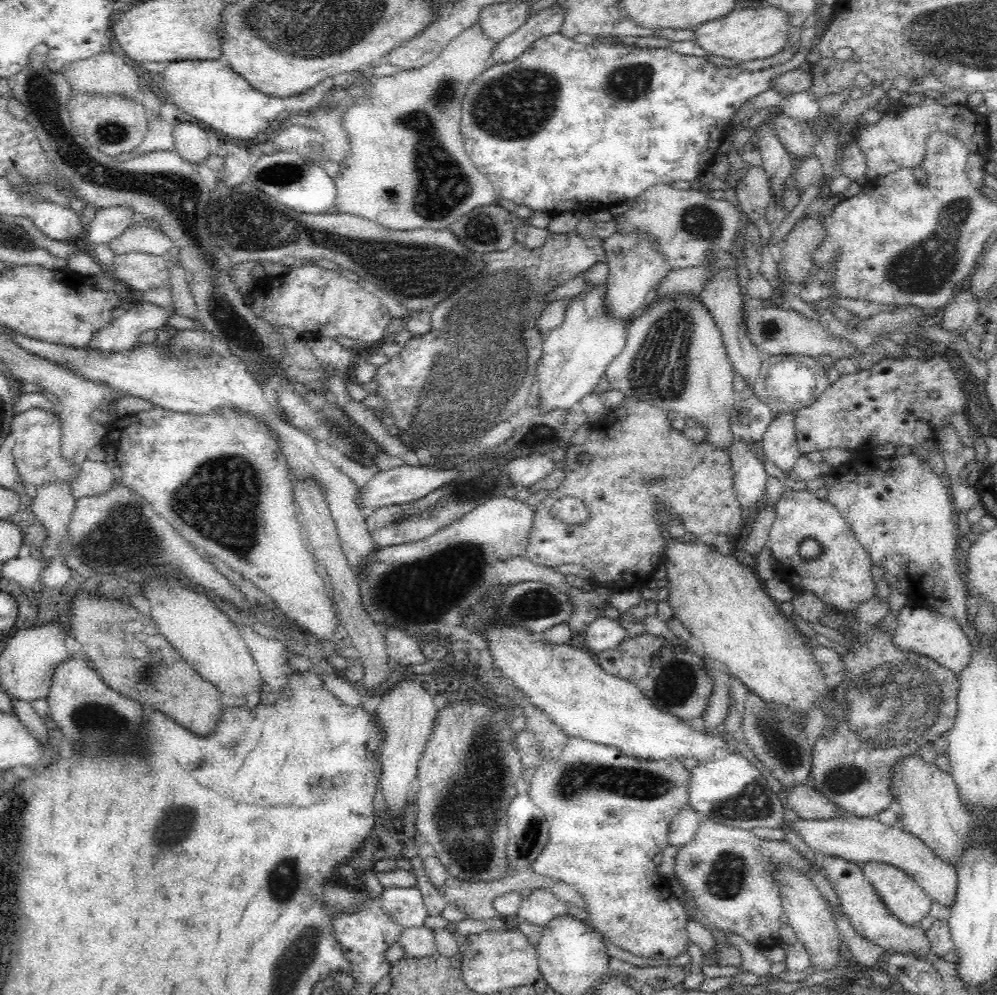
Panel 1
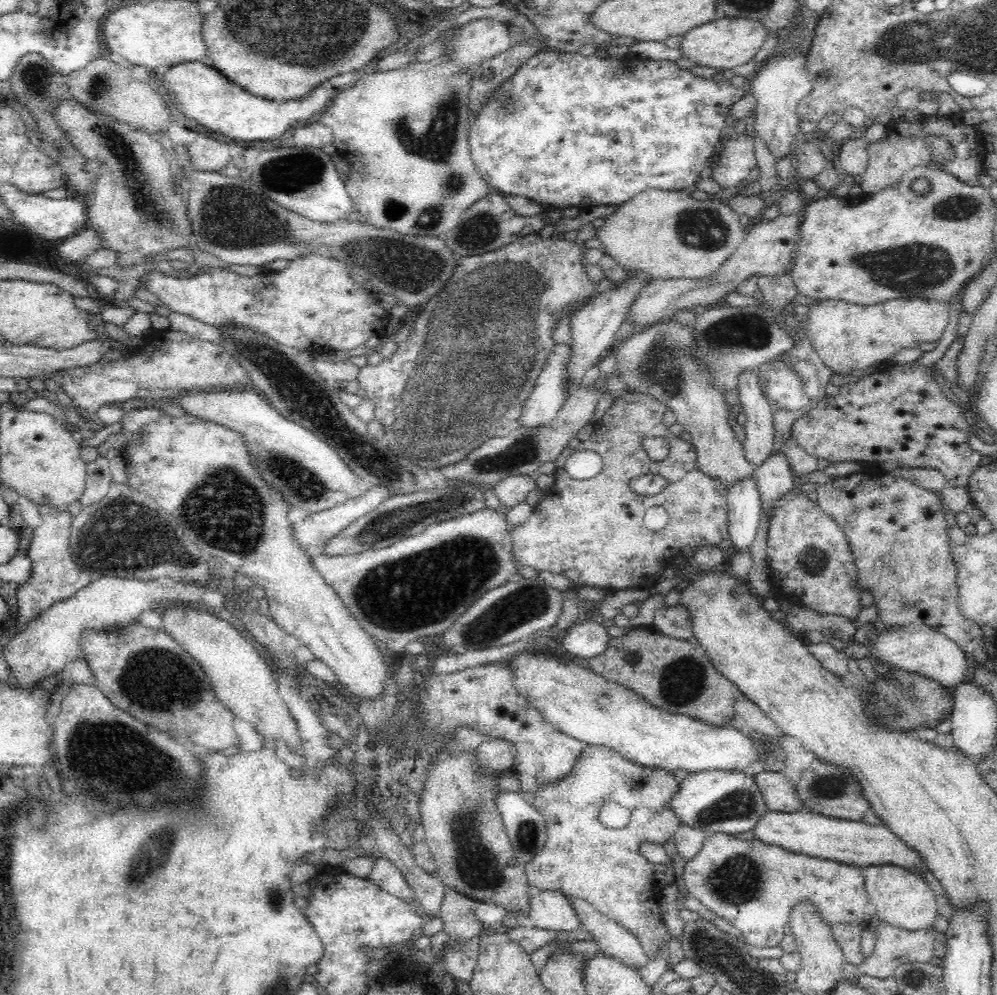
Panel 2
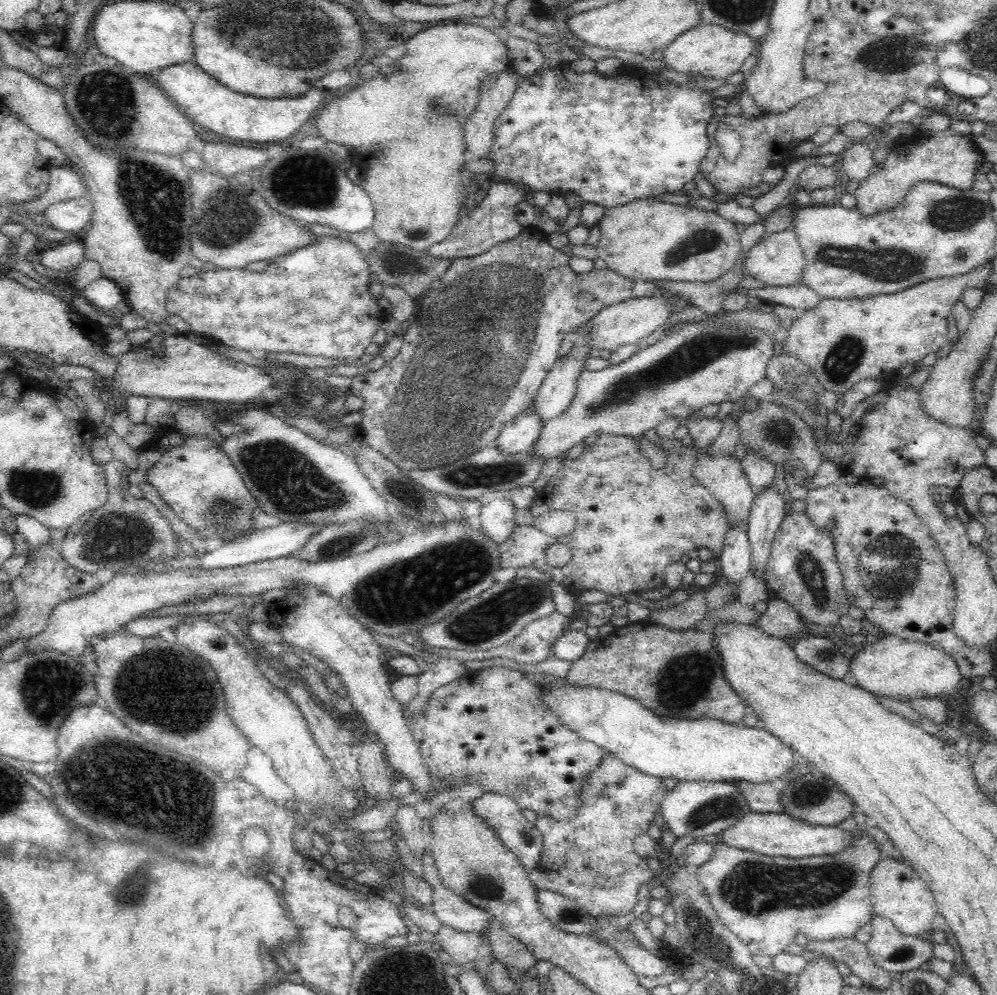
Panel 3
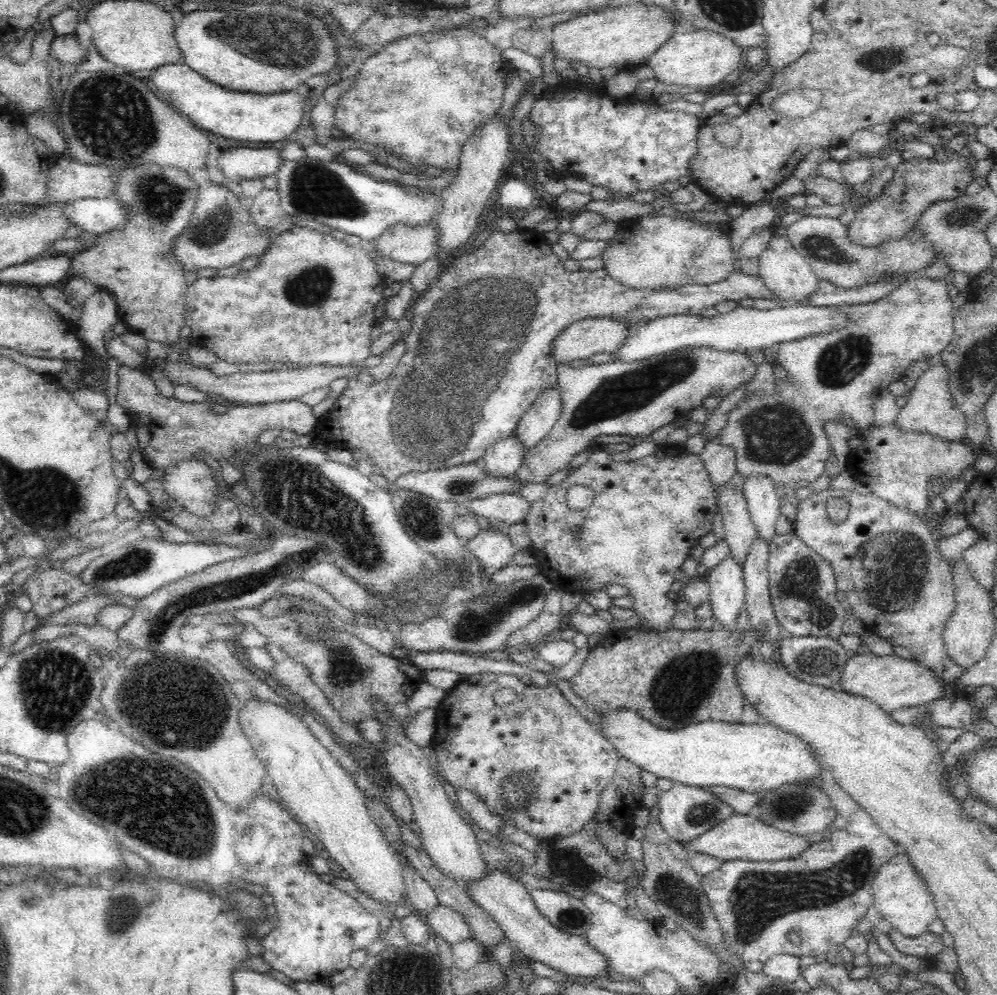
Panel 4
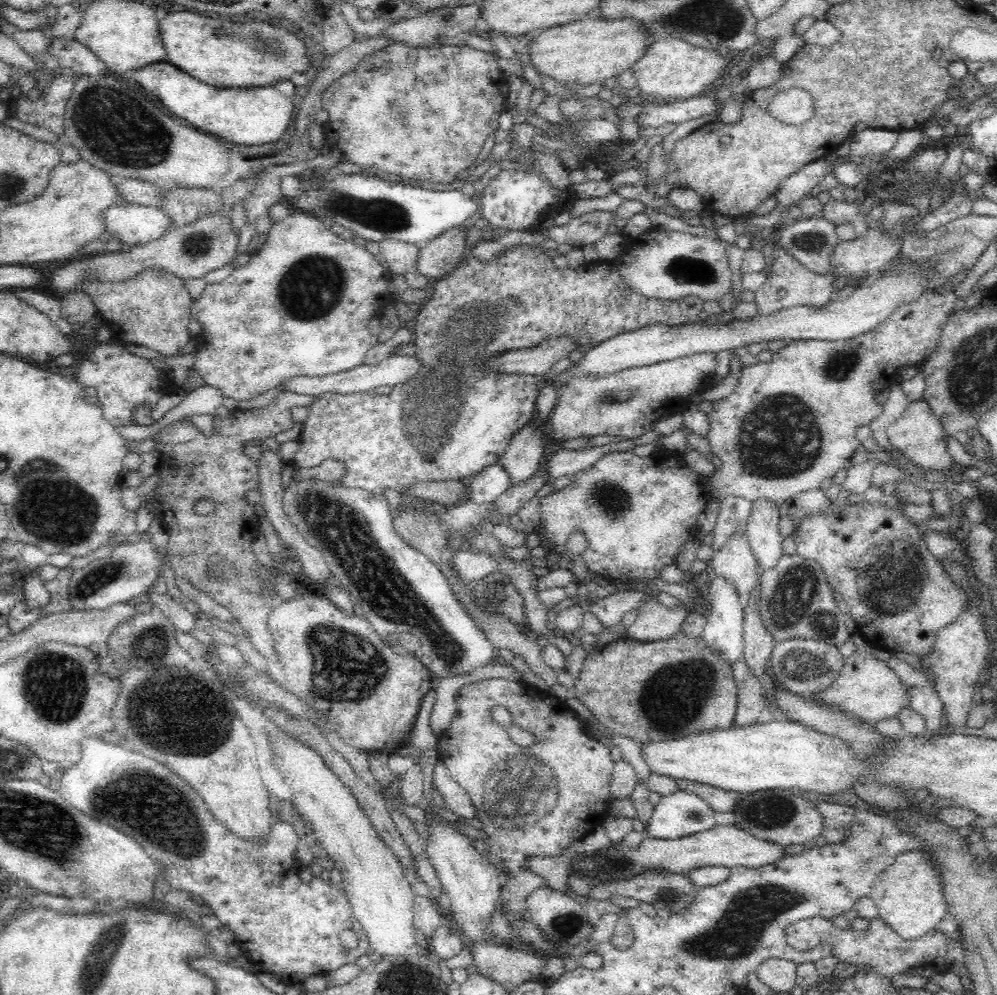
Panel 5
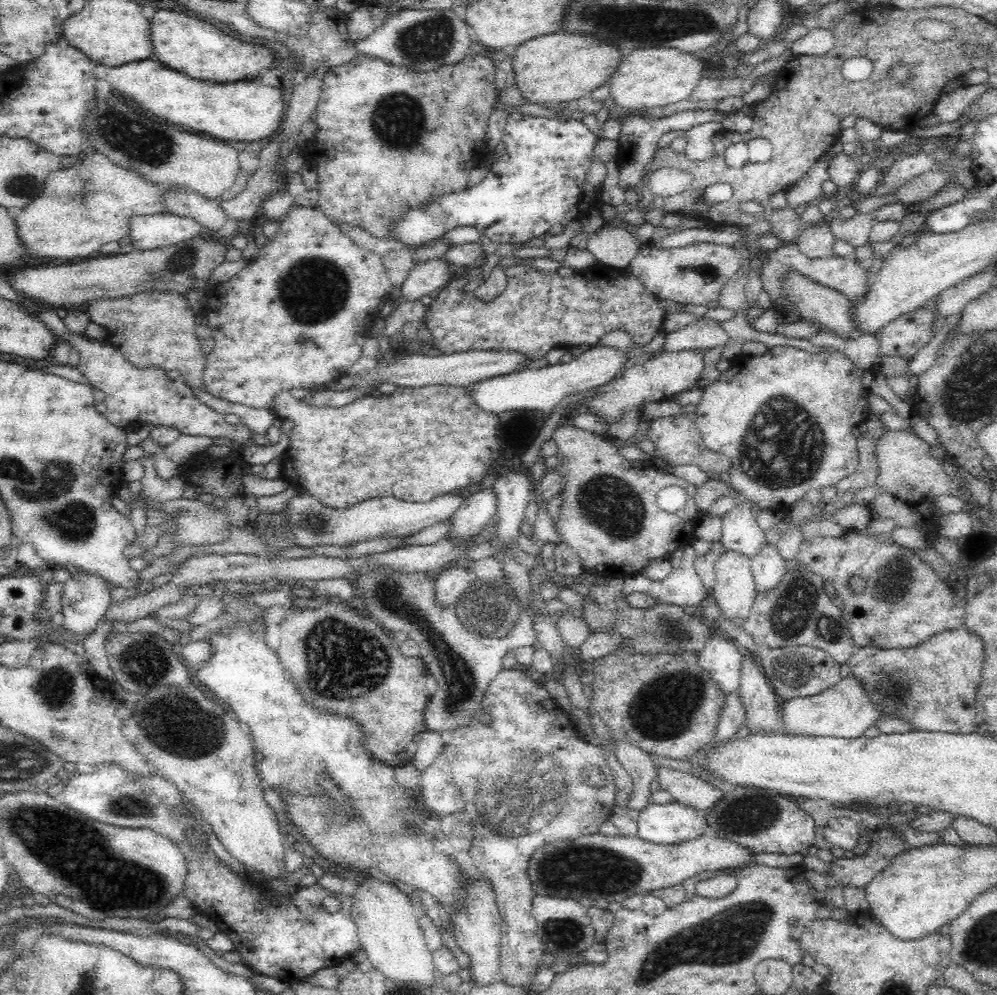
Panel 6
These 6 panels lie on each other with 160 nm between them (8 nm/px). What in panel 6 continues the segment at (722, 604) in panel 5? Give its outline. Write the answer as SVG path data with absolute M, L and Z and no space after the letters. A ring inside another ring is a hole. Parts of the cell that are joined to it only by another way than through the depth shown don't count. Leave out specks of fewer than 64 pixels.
M710 635L704 650L697 656L697 664L702 671L708 671L727 697L738 692L743 657L742 648L736 647L728 636Z

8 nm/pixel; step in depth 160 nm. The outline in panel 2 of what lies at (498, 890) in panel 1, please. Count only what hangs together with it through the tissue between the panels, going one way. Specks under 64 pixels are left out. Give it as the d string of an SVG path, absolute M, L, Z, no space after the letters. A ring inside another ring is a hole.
M452 887L445 888L441 909L435 917L442 920L440 931L448 935L450 943L463 945L484 930L472 911L477 903L480 902L465 897ZM567 897L567 899L580 918L582 927L592 935L601 952L636 970L650 963L651 959L643 951L636 935L624 929L618 922L598 913L594 906L584 899L576 897Z

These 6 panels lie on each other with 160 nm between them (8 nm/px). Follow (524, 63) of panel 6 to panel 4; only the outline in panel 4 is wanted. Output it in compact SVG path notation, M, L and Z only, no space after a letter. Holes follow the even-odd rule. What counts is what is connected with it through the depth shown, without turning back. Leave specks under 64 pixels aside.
M621 5L605 7L576 15L566 22L552 26L548 48L554 58L565 59L569 64L577 62L588 68L604 70L608 67L630 69L642 65L674 33L672 15L660 7Z

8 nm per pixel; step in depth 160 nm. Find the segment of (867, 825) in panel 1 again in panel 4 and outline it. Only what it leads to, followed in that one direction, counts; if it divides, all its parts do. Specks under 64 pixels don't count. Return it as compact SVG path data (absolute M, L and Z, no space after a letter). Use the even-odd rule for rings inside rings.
M732 814L727 820L720 822L704 834L700 834L699 838L690 840L690 842L678 843L687 852L706 854L722 863L732 862L732 860L762 862L794 859L809 848L808 840L802 836L793 836L788 832L781 832L772 826L763 824L754 816L740 814Z

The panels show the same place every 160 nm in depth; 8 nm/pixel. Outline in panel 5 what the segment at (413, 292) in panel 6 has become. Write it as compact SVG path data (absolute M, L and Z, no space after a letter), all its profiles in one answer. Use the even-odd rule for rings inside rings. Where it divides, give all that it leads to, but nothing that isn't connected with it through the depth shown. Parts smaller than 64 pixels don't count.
M454 227L421 245L414 270L432 284L453 271L469 252L464 241L466 230Z

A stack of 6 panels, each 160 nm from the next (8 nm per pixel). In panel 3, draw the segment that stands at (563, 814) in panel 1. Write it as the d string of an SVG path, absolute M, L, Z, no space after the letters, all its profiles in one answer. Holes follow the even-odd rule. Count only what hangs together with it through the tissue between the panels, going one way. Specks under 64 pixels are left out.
M606 753L599 767L589 774L582 790L582 808L570 822L555 822L545 816L537 816L535 826L542 836L542 855L539 867L530 872L529 879L537 889L556 891L574 899L592 916L611 914L625 916L636 904L638 886L646 884L654 873L636 853L635 839L638 834L647 832L654 814L661 812L661 803L667 794L663 779L640 772L633 766L624 764L620 759Z

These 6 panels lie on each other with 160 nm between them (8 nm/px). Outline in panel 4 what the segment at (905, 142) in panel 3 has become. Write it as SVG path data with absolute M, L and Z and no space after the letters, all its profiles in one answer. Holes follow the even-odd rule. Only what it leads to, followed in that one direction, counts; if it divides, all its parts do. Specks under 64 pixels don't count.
M941 154L938 160L904 160L895 168L893 178L876 200L869 201L855 213L846 235L850 243L860 247L879 247L883 242L905 239L920 215L932 203L964 195L966 186L974 180L968 158L956 154Z

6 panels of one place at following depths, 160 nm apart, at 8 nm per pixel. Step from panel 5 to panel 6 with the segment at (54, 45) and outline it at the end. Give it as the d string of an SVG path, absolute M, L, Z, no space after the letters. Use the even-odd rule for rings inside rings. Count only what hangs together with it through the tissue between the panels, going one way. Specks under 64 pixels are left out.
M154 58L127 62L115 67L96 64L95 75L102 85L112 86L114 90L118 90L118 94L132 98L128 102L136 102L140 110L160 116L177 128L196 133L202 132L224 141L254 142L266 137L270 139L273 134L277 133L282 123L284 100L281 89L262 83L259 77L252 78L252 80L226 82L226 84L220 84L220 82L206 84L200 79L188 78L187 74L168 68Z

